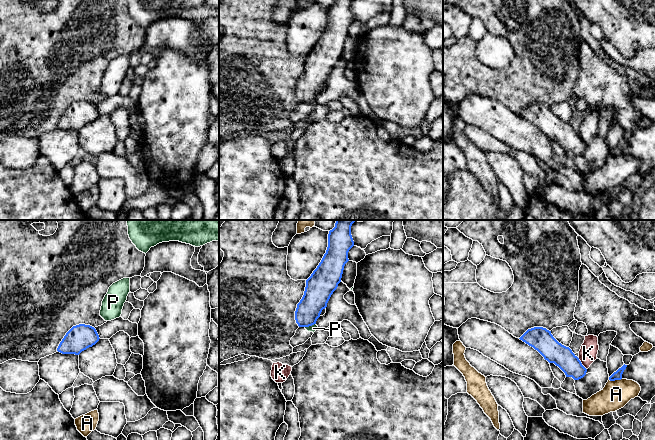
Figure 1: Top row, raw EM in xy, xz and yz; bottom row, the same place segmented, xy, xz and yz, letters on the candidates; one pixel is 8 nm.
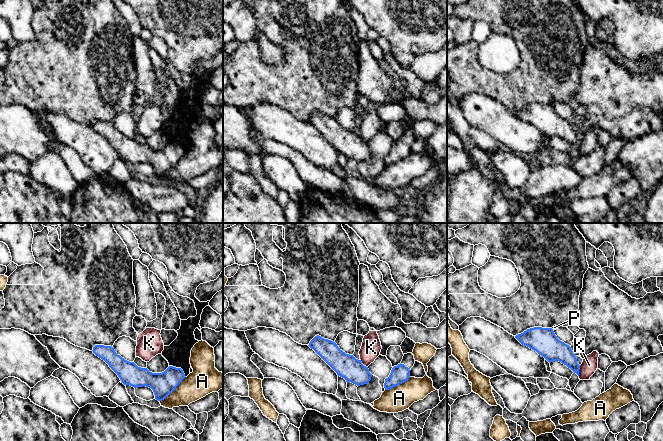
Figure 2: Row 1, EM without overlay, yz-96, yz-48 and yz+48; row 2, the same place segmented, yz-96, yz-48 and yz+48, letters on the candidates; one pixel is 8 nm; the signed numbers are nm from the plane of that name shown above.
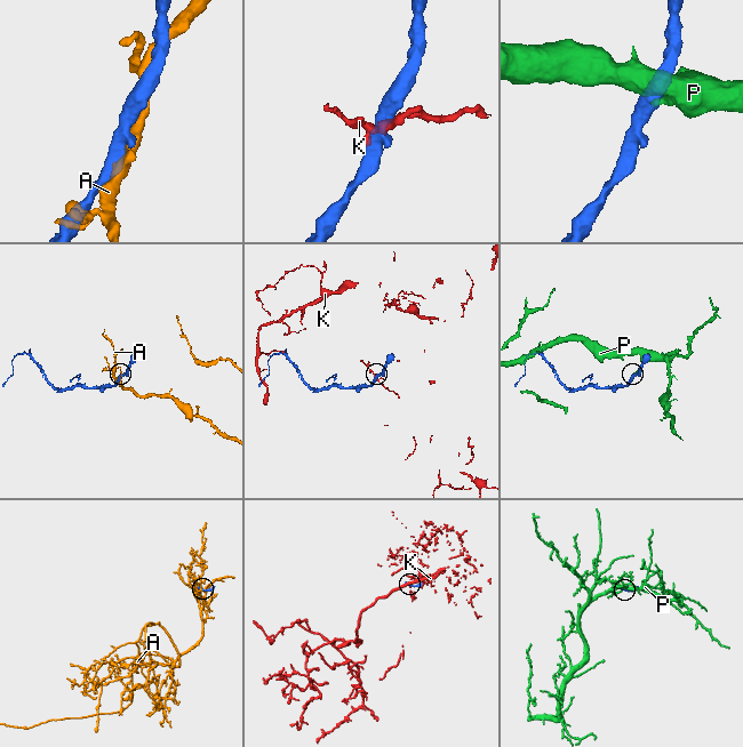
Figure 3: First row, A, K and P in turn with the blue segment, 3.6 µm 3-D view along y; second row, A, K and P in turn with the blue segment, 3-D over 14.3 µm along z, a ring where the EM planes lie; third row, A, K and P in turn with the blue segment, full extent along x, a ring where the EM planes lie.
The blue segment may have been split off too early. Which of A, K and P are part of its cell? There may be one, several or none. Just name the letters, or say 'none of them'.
none of them

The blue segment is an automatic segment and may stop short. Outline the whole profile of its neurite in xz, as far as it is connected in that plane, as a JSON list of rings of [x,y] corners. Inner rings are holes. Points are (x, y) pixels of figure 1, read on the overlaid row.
[[[336,220],[335,227],[329,231],[328,247],[321,262],[306,280],[304,295],[297,304],[295,320],[299,327],[309,327],[316,324],[317,319],[341,282],[345,264],[349,261],[348,252],[354,246],[351,226],[356,220]]]

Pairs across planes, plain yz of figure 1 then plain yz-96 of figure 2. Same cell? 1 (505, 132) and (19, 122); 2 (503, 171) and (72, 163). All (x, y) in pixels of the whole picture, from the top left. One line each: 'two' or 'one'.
1: two
2: two

